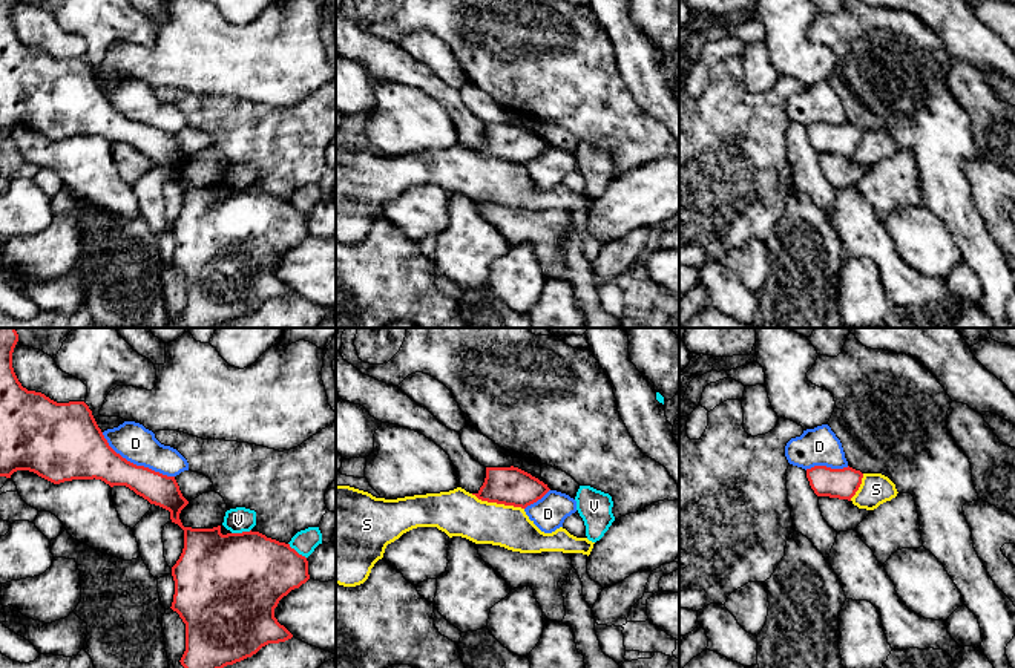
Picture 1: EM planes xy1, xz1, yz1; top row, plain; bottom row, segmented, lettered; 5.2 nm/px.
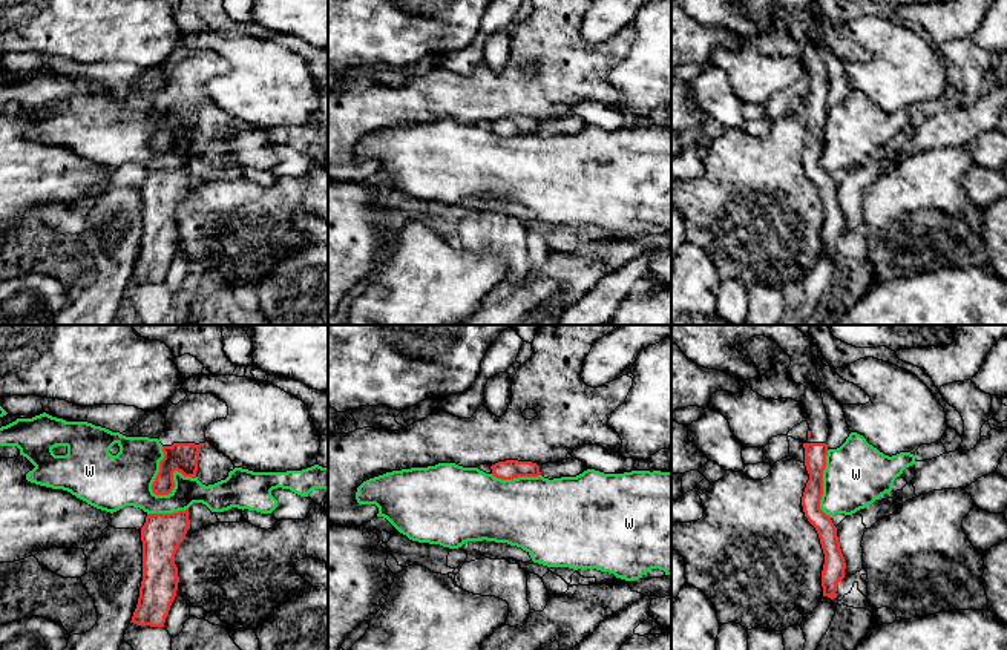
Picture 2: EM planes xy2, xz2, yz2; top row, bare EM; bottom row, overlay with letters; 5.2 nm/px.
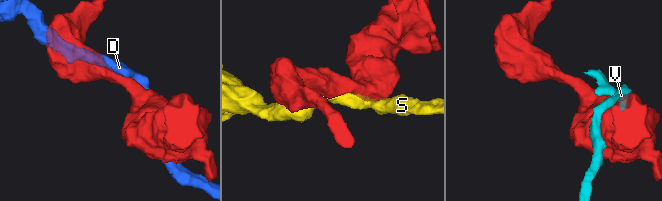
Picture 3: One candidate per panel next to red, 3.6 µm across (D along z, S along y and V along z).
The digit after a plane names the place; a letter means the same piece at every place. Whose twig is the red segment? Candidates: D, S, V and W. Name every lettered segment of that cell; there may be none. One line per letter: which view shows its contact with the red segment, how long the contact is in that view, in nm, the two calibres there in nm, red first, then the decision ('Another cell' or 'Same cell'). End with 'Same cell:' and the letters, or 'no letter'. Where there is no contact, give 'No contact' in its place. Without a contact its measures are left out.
D: Touches red in xy1. Shared border 440 nm. Thickness 240 nm (red) against 200 nm. Another cell
S: Touches red in xz1. Shared border 300 nm. Thickness 200 nm (red) against 240 nm. Another cell
V: Touches red in xy1. Shared border 110 nm. Thickness 500 nm (red) against 130 nm. Another cell
W: Touches red in xy2. Shared border 260 nm. Thickness 160 nm (red) against 280 nm. Another cell
Same cell: no letter

